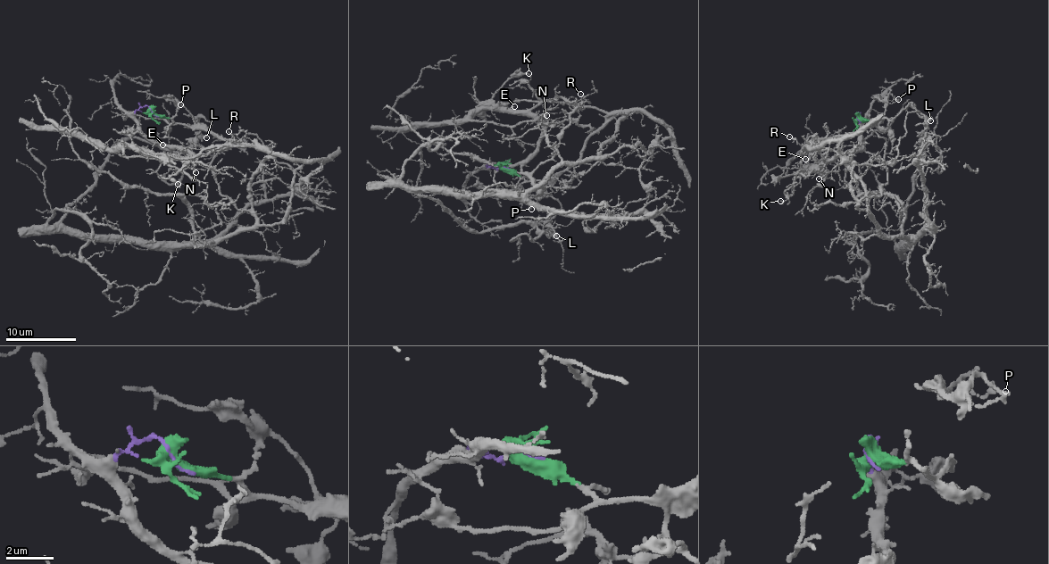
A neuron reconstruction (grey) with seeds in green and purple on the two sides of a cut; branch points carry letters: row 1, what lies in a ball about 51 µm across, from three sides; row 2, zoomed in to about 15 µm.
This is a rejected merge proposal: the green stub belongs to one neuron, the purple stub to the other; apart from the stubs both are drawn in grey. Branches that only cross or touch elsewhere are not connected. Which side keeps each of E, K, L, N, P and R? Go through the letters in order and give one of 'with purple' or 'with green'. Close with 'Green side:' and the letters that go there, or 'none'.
E: with purple
K: with purple
L: with green
N: with purple
P: with green
R: with green
Green side: L, P, R

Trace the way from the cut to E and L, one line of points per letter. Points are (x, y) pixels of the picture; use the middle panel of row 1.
E: (502, 166), (514, 165), (526, 159), (536, 147), (542, 132), (533, 118), (503, 108), (513, 105)
L: (503, 168), (527, 179), (543, 181), (546, 190), (560, 204), (550, 221), (550, 230), (556, 236)

